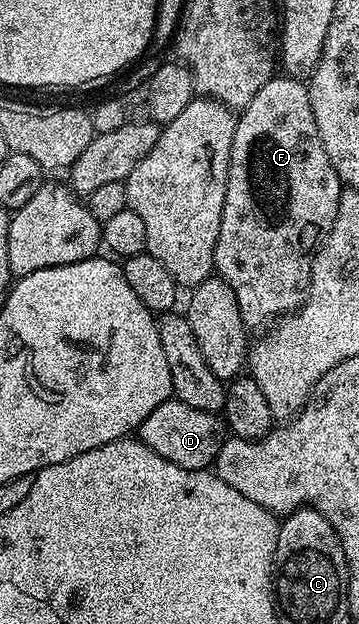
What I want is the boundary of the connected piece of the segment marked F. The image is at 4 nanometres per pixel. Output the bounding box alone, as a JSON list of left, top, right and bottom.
[213,73,342,329]

